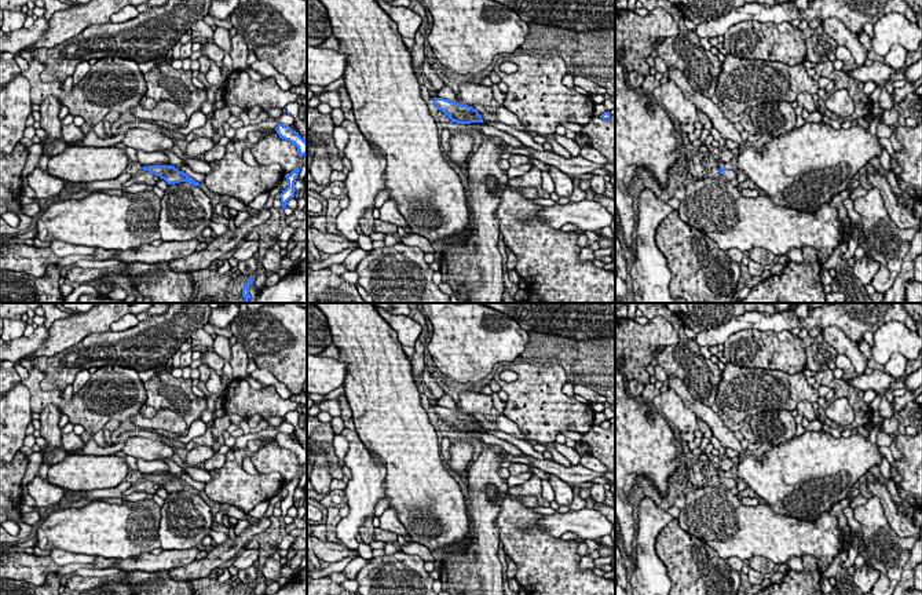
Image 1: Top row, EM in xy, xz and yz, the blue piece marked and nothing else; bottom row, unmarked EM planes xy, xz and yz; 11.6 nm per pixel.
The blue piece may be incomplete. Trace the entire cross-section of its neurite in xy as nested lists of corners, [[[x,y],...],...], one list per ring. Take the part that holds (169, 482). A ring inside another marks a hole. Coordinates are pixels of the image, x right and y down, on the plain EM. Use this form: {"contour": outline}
{"contour": [[[144,474],[142,478],[149,479],[149,481],[160,485],[168,493],[187,490],[190,493],[200,494],[198,490],[195,490],[187,482],[184,482],[184,481],[179,479],[178,477],[175,477],[173,474],[149,474],[149,475]]]}

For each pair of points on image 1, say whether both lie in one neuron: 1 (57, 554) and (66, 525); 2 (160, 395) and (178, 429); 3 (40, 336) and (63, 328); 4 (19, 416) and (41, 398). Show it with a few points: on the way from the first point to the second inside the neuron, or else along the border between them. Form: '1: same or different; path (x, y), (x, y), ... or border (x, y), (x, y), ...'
1: different; border (50, 550), (59, 548), (90, 555)
2: different; border (143, 389), (146, 416), (171, 409), (187, 427)
3: different; border (50, 328), (50, 335), (26, 356)
4: different; border (21, 382), (29, 393), (29, 408), (32, 411)

